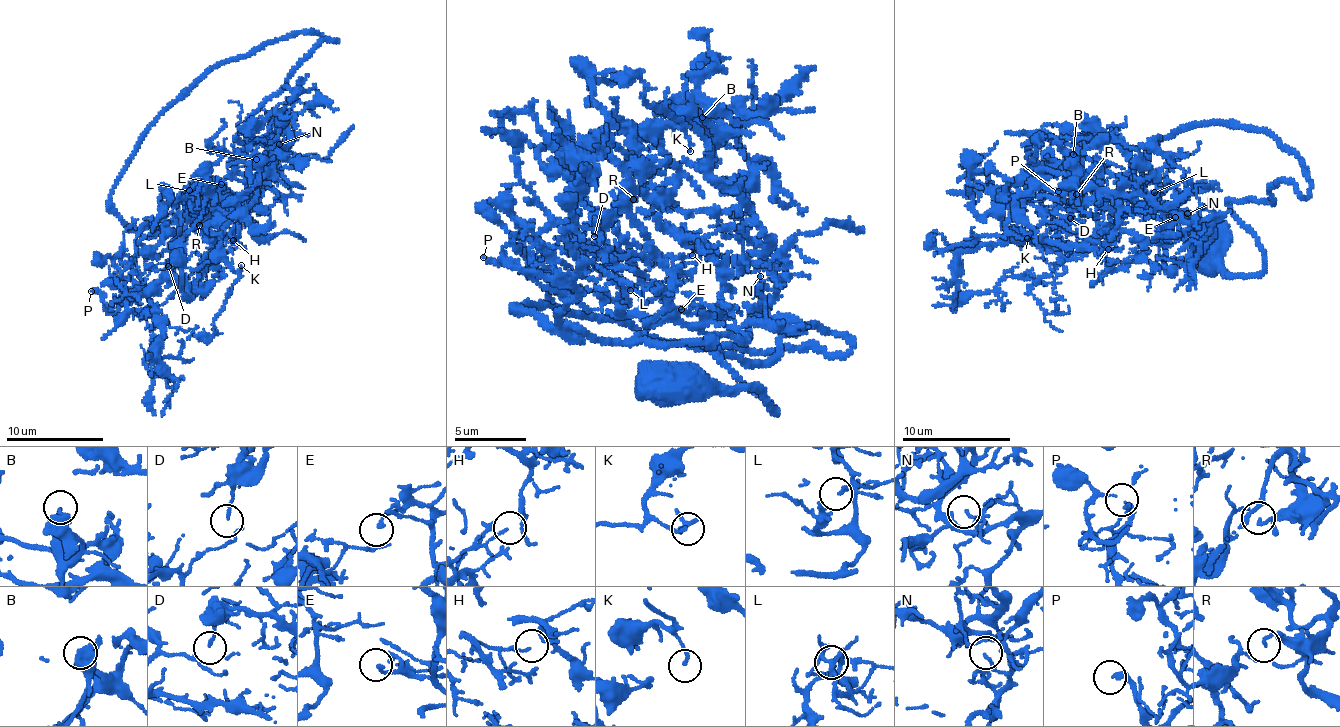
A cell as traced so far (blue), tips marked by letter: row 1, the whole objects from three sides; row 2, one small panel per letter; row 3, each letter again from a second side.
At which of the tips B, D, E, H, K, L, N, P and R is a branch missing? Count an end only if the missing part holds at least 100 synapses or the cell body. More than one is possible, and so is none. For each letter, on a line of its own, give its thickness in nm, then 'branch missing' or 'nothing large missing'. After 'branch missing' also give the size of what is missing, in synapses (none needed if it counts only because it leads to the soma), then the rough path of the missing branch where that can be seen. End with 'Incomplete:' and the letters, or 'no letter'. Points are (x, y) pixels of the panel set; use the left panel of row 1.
B: 130 nm thick; nothing large missing
D: 70 nm thick; nothing large missing
E: 150 nm thick; nothing large missing
H: 80 nm thick; nothing large missing
K: 120 nm thick; nothing large missing
L: 140 nm thick; nothing large missing
N: 130 nm thick; nothing large missing
P: 180 nm thick; branch missing; about 250 synapses; missing branch runs (91, 291), (108, 343), (86, 350), (78, 304), (99, 298), (94, 321), (66, 335), (97, 366), (82, 383)
R: 100 nm thick; nothing large missing
Incomplete: P

